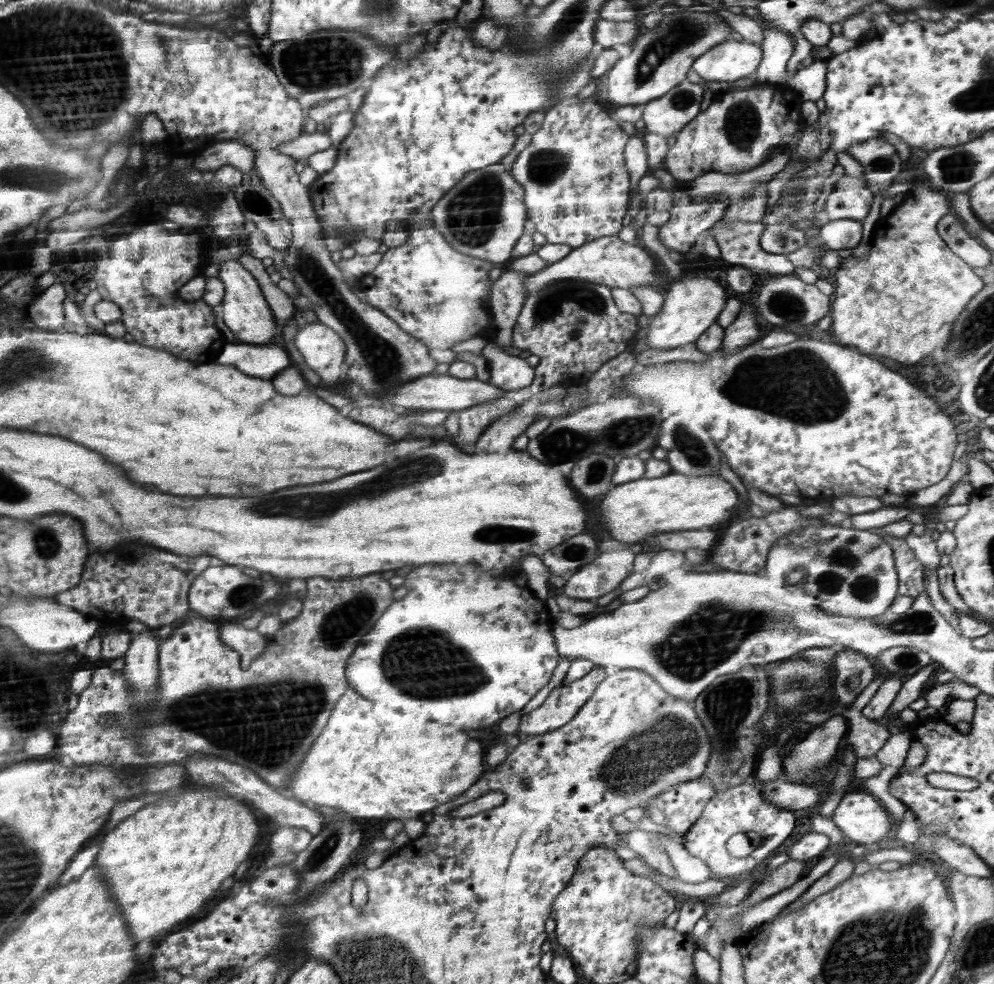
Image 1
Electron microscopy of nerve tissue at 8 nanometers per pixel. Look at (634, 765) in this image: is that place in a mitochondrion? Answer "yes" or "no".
yes

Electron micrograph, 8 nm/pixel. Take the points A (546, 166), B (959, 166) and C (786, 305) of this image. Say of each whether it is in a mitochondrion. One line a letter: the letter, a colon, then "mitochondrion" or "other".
A: mitochondrion
B: mitochondrion
C: mitochondrion

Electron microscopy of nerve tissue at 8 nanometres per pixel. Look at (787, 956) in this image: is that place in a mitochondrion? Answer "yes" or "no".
no

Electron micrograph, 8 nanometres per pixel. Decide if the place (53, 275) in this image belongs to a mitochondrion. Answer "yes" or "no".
no

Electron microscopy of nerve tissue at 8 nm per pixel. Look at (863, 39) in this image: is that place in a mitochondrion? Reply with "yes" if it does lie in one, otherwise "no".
no

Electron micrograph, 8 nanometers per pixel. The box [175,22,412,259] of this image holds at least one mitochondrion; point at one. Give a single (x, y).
(329, 62)

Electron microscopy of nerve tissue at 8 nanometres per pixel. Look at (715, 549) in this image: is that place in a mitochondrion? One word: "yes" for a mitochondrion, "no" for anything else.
no

